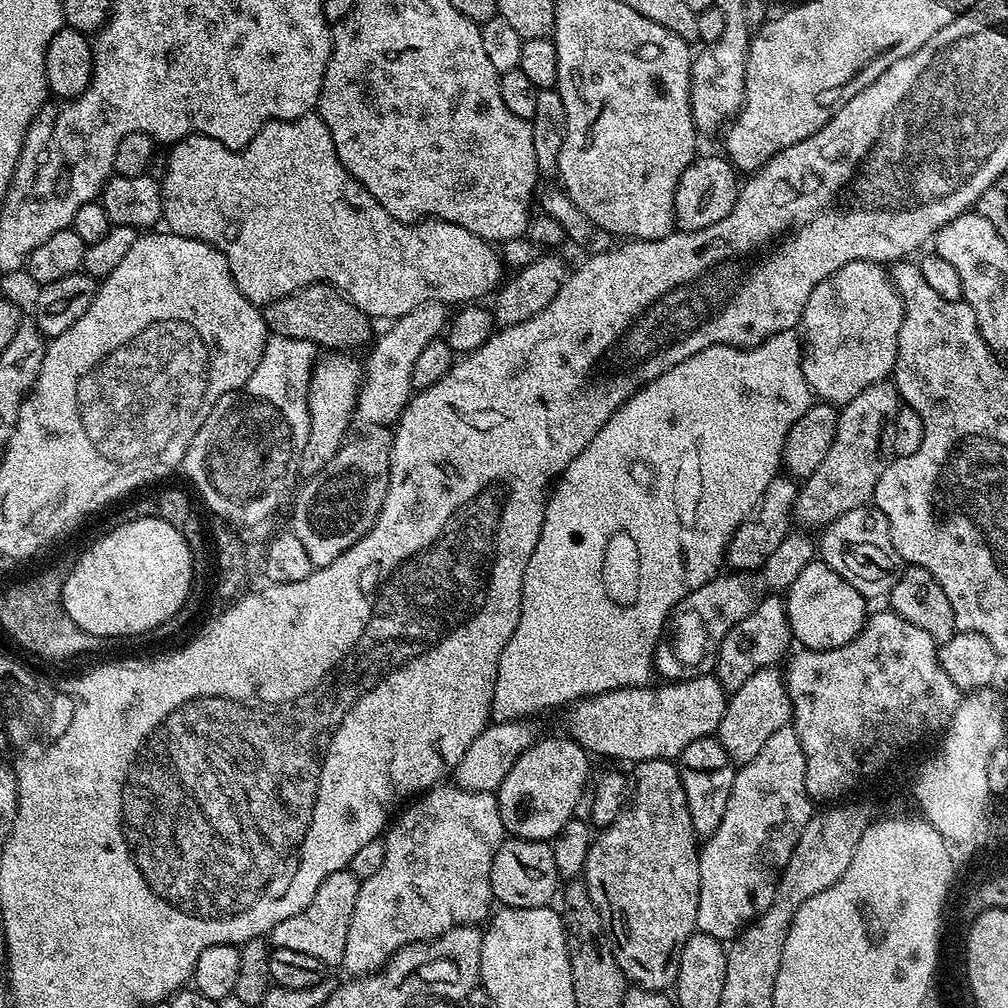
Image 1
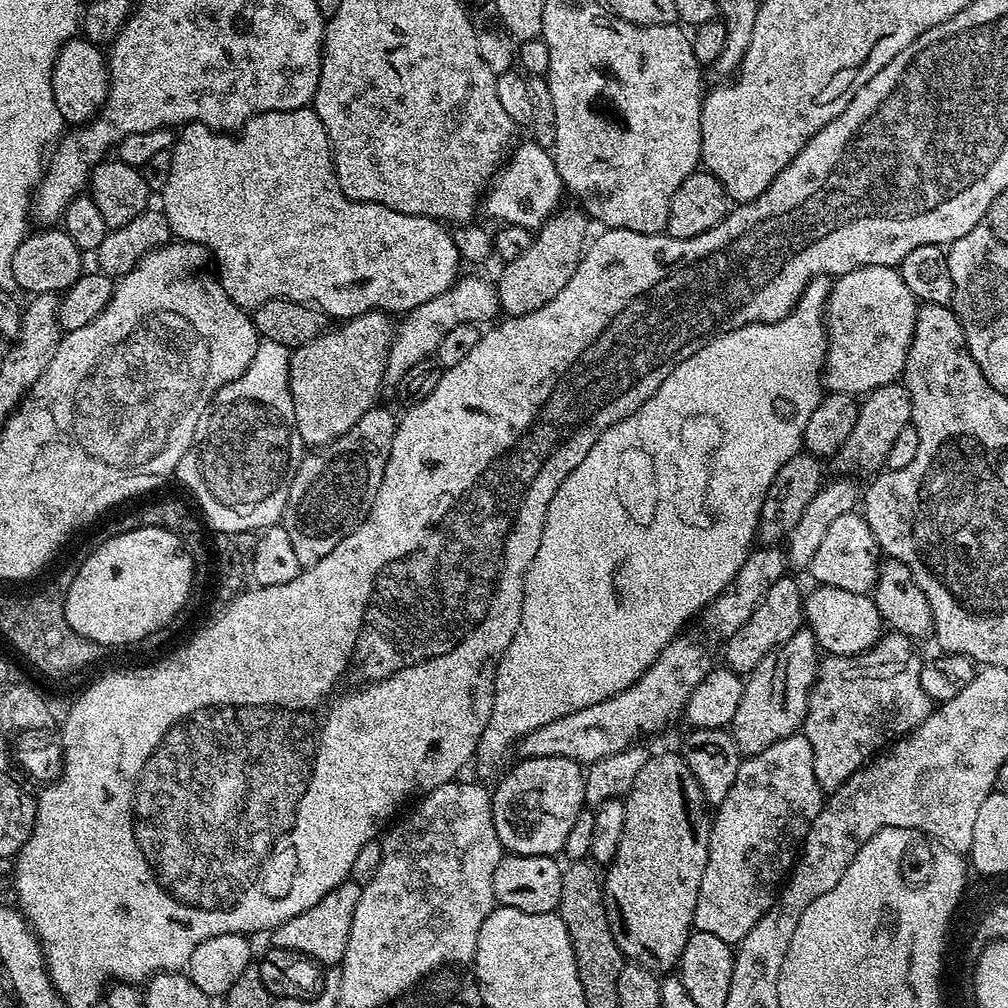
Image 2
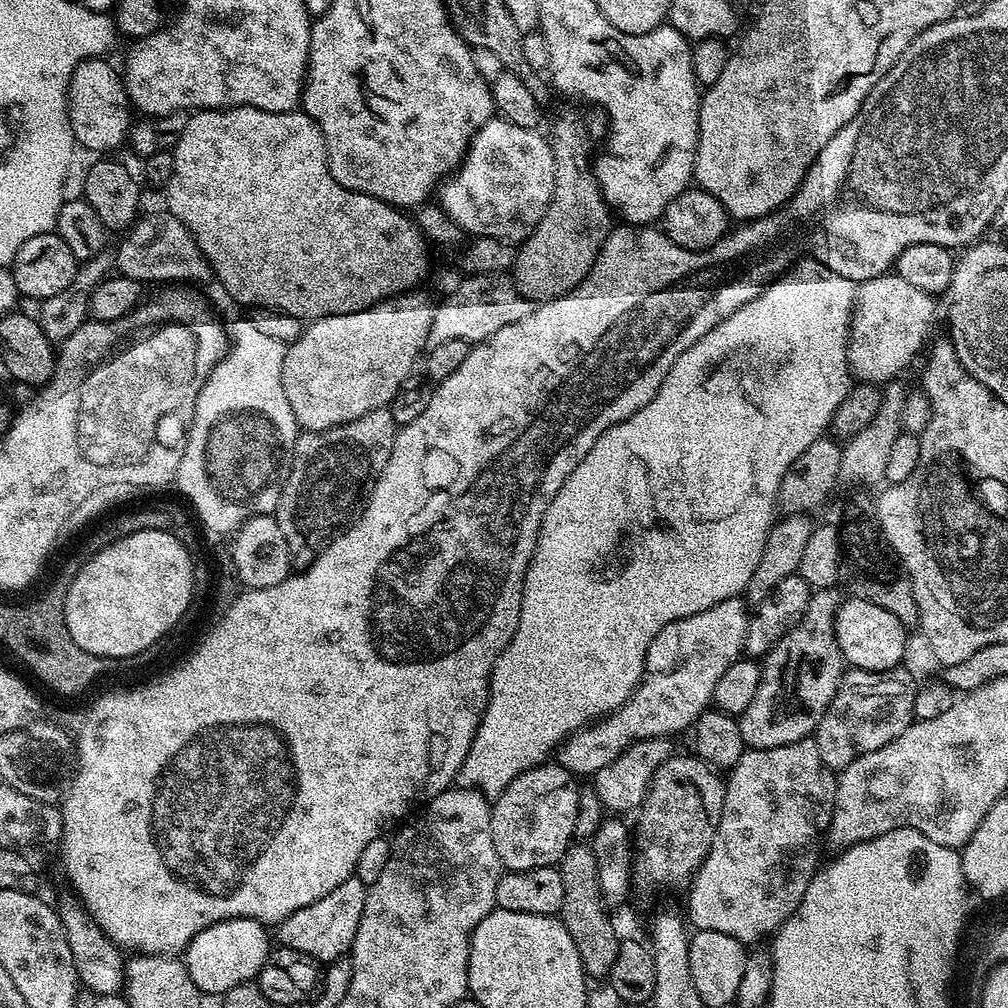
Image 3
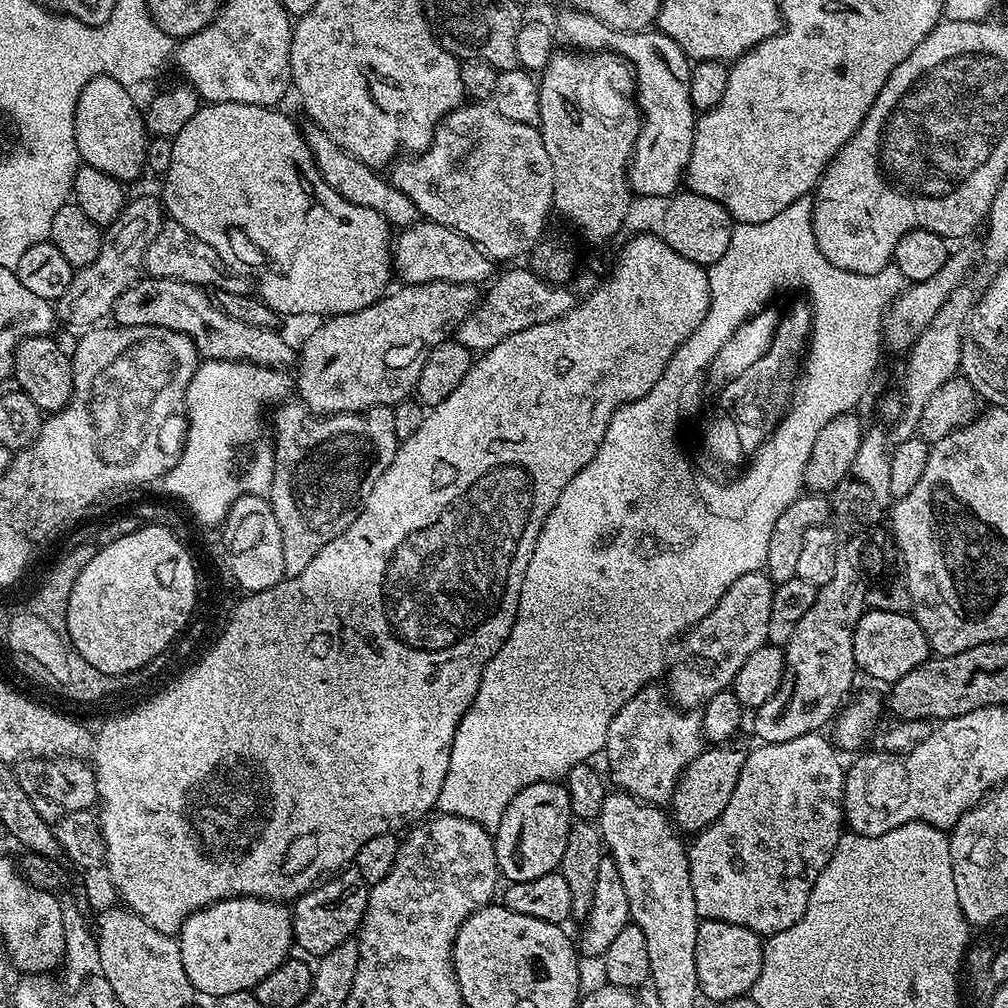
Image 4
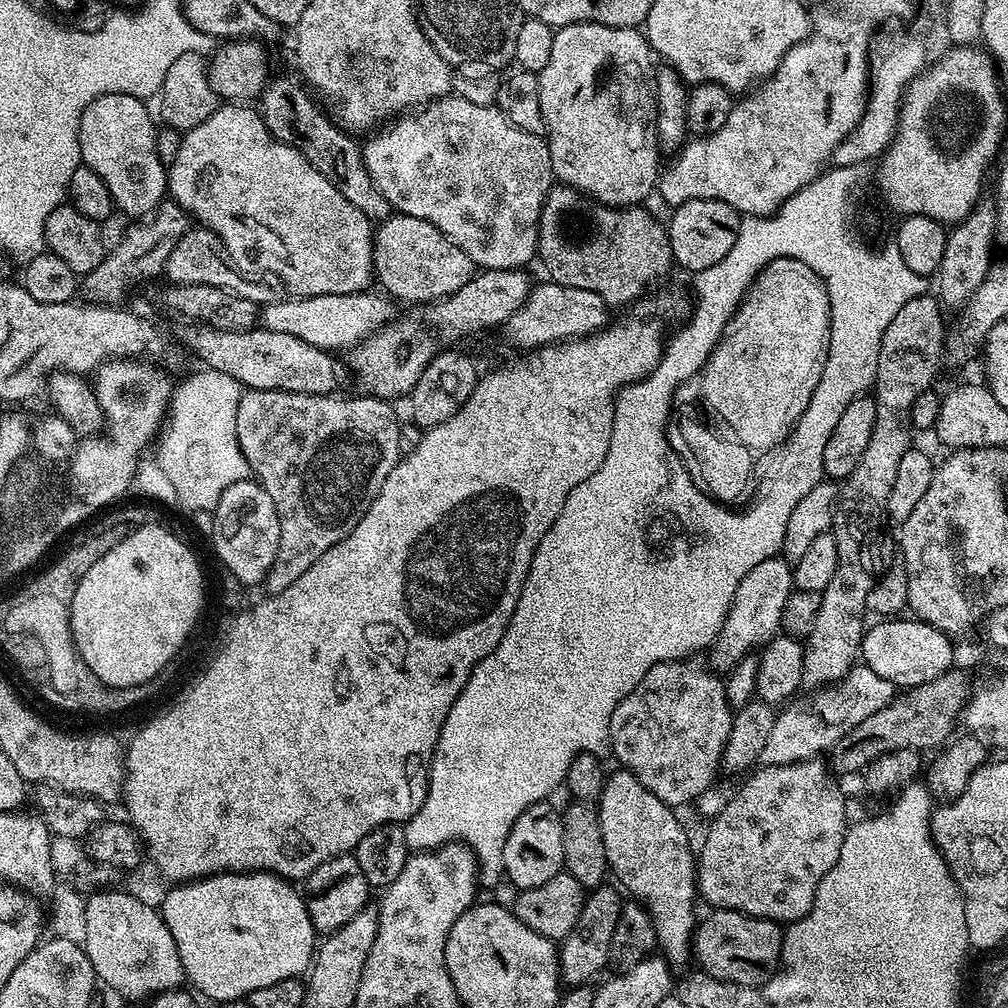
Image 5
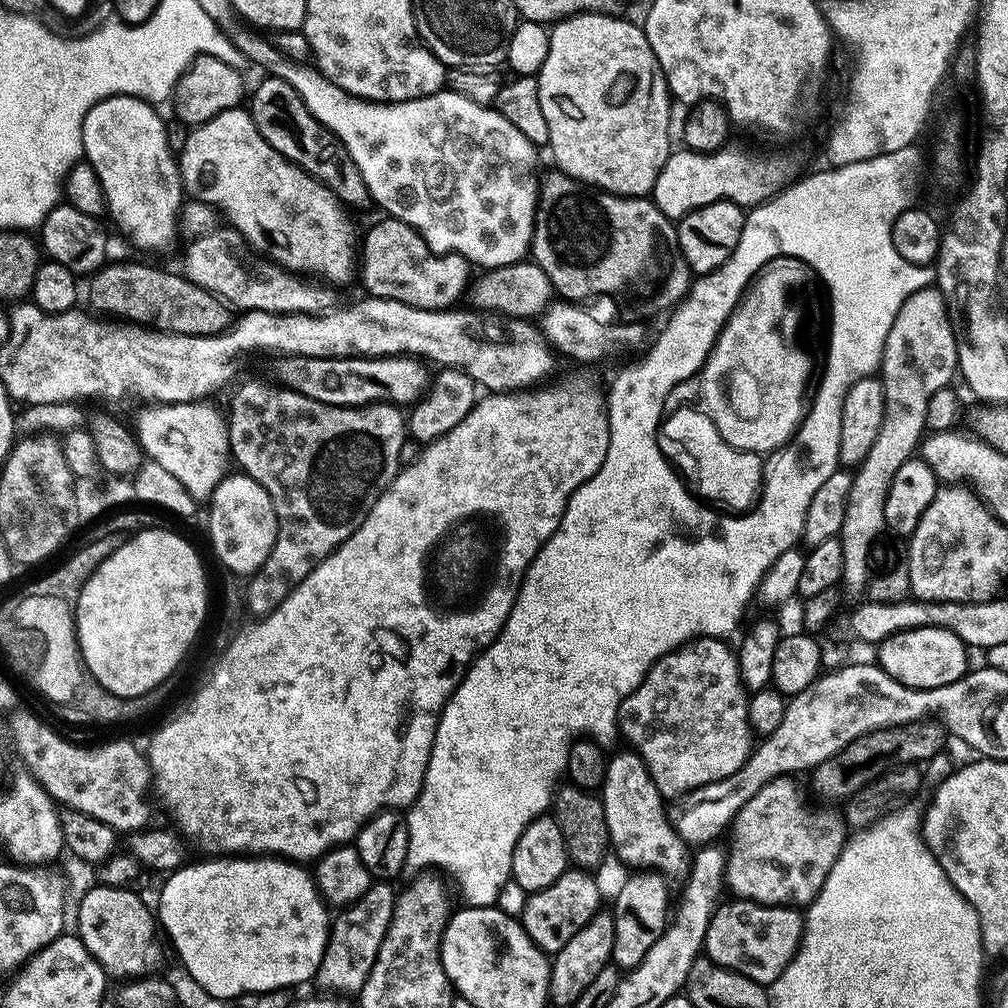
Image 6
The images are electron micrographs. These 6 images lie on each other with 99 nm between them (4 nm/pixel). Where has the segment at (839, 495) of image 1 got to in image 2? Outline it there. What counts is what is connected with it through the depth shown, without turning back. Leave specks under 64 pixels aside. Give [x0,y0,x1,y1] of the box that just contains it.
[835,382,912,474]

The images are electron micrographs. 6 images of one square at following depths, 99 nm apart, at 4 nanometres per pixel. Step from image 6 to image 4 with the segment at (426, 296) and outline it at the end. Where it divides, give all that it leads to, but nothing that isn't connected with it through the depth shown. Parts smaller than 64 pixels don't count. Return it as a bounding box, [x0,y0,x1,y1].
[393,221,496,284]

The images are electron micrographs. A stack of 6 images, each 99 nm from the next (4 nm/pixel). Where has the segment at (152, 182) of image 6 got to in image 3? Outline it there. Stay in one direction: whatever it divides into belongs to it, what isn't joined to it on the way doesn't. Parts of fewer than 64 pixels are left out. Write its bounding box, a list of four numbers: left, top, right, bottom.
[68,58,134,154]

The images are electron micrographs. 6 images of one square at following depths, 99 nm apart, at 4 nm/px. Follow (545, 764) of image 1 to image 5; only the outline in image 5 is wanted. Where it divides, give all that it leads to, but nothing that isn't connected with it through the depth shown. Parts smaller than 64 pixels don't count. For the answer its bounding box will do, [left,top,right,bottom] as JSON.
[504,802,564,890]

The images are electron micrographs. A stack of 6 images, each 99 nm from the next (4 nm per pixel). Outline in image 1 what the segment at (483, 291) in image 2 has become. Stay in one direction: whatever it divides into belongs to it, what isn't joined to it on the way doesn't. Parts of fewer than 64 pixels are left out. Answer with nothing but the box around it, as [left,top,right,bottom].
[355,302,450,426]

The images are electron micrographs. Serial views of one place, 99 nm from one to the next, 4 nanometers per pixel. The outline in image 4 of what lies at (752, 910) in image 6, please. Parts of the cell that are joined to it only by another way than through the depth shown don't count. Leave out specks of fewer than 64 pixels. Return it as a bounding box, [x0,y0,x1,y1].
[694,920,765,1002]

